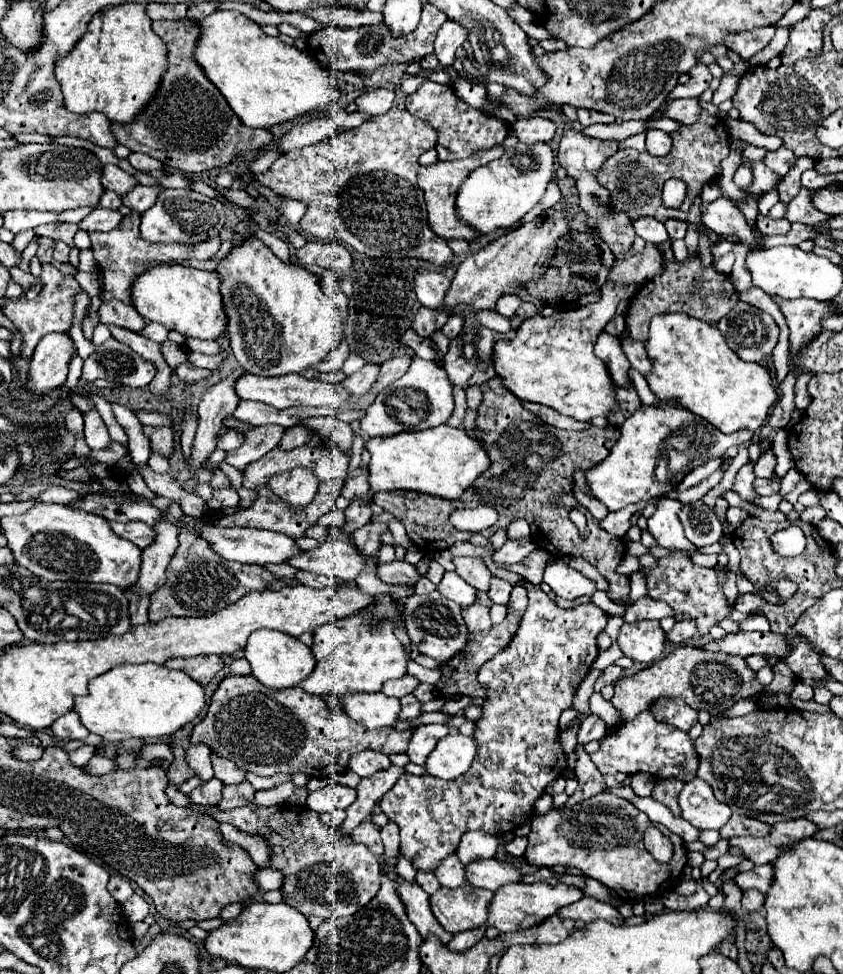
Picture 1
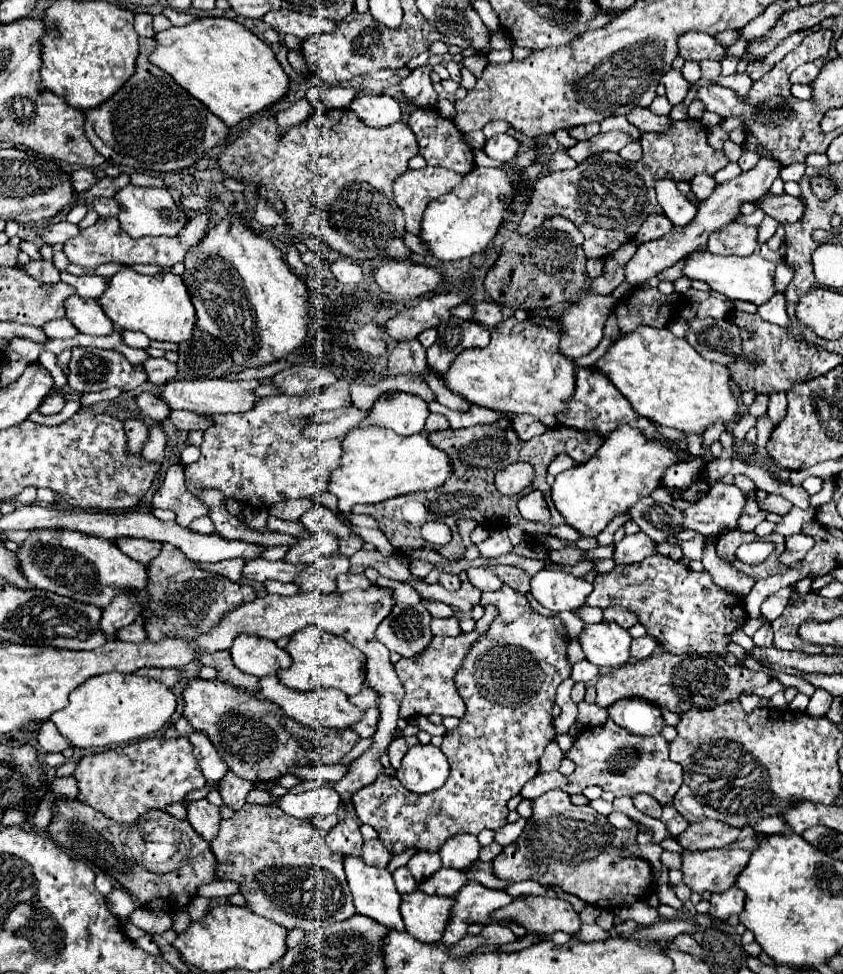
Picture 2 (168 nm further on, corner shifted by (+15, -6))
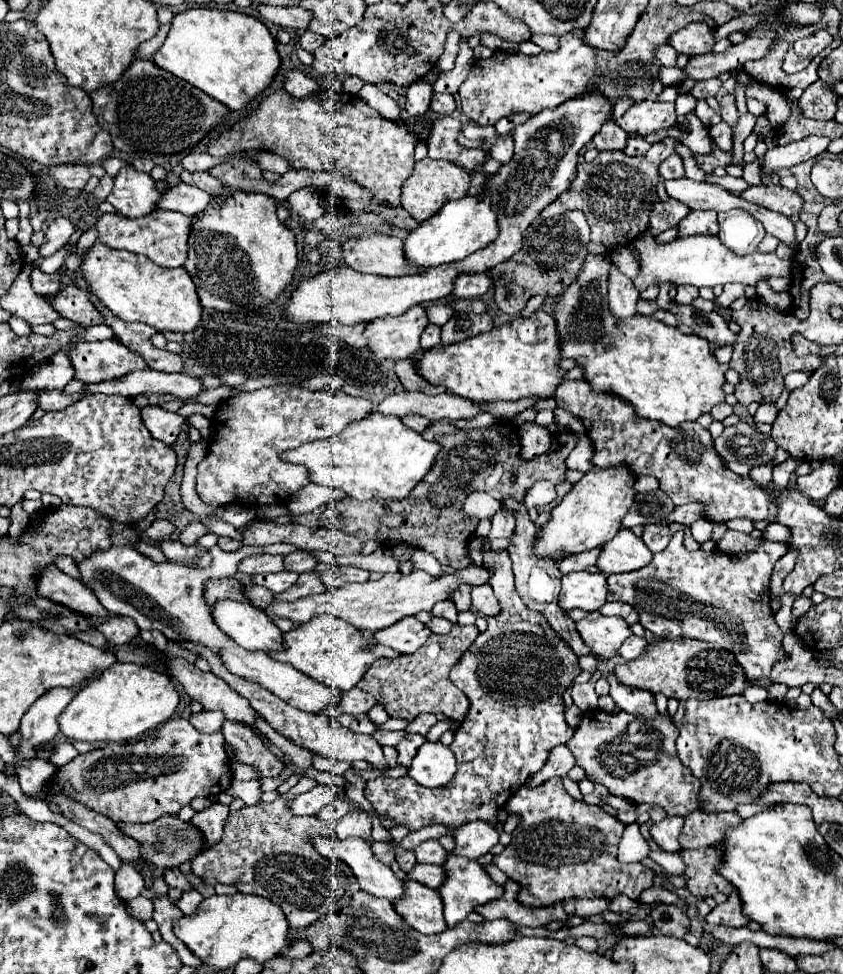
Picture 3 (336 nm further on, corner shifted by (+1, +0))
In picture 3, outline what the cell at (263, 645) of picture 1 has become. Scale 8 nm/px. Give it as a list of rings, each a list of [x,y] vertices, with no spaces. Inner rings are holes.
[[[219,601],[213,609],[217,627],[247,651],[277,653],[285,649],[283,631],[257,607],[239,601]]]

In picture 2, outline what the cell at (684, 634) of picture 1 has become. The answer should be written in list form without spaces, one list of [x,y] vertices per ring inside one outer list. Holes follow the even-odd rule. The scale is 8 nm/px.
[[[645,635],[645,637],[633,639],[633,643],[631,643],[631,647],[629,647],[629,653],[631,653],[631,657],[633,657],[633,659],[637,659],[637,661],[639,661],[639,659],[649,657],[657,647],[659,647],[657,639],[653,639],[653,637]]]

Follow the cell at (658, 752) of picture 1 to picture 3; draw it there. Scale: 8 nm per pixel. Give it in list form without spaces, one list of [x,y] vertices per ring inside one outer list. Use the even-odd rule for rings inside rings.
[[[601,709],[587,711],[575,729],[575,735],[567,741],[567,747],[575,755],[575,763],[585,769],[587,779],[593,783],[605,785],[613,795],[627,797],[635,803],[649,803],[649,805],[661,805],[667,815],[687,815],[697,809],[697,791],[699,781],[693,777],[693,773],[681,763],[675,749],[677,739],[677,727],[669,717],[657,715],[655,721],[643,721],[643,717],[635,717],[631,713],[617,713],[609,715]]]

